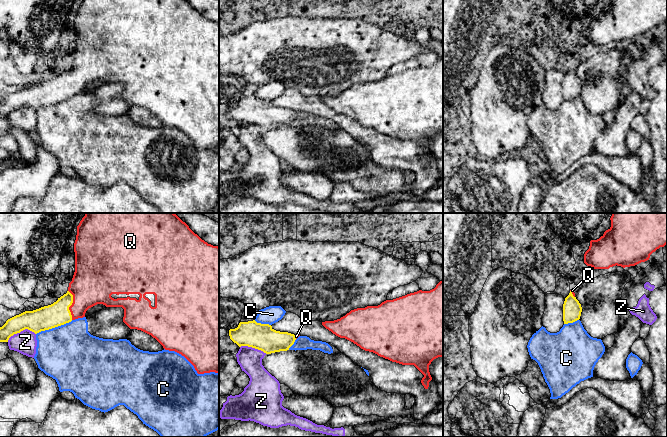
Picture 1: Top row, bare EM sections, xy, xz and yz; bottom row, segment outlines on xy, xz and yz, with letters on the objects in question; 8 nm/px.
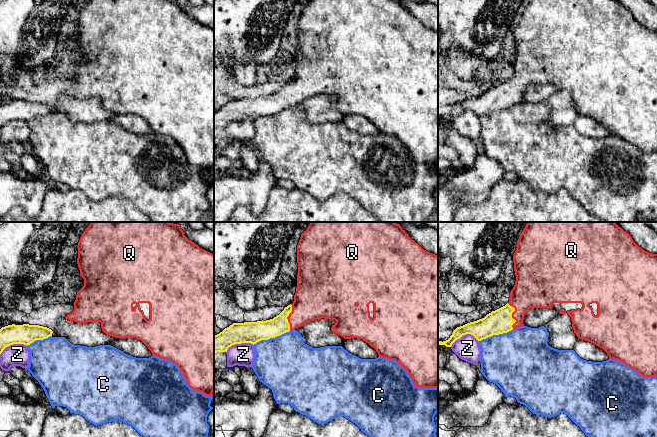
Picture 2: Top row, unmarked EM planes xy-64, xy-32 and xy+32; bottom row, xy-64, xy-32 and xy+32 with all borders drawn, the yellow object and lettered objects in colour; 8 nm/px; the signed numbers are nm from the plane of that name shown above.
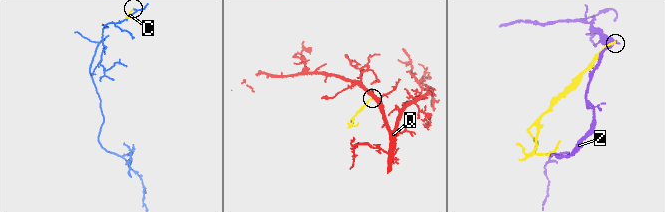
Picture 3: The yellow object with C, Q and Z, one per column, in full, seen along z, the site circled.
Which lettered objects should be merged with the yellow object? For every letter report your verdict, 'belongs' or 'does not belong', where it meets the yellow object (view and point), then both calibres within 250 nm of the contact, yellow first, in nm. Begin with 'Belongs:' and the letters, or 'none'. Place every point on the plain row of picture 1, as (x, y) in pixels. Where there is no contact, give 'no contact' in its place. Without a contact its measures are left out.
Belongs: Q
C: does not belong; contact xy (54, 103); calibres 190 and 460 nm
Q: belongs; contact xy (71, 80); calibres 190 and 340 nm
Z: does not belong; contact xy (20, 107); calibres 190 and 180 nm

